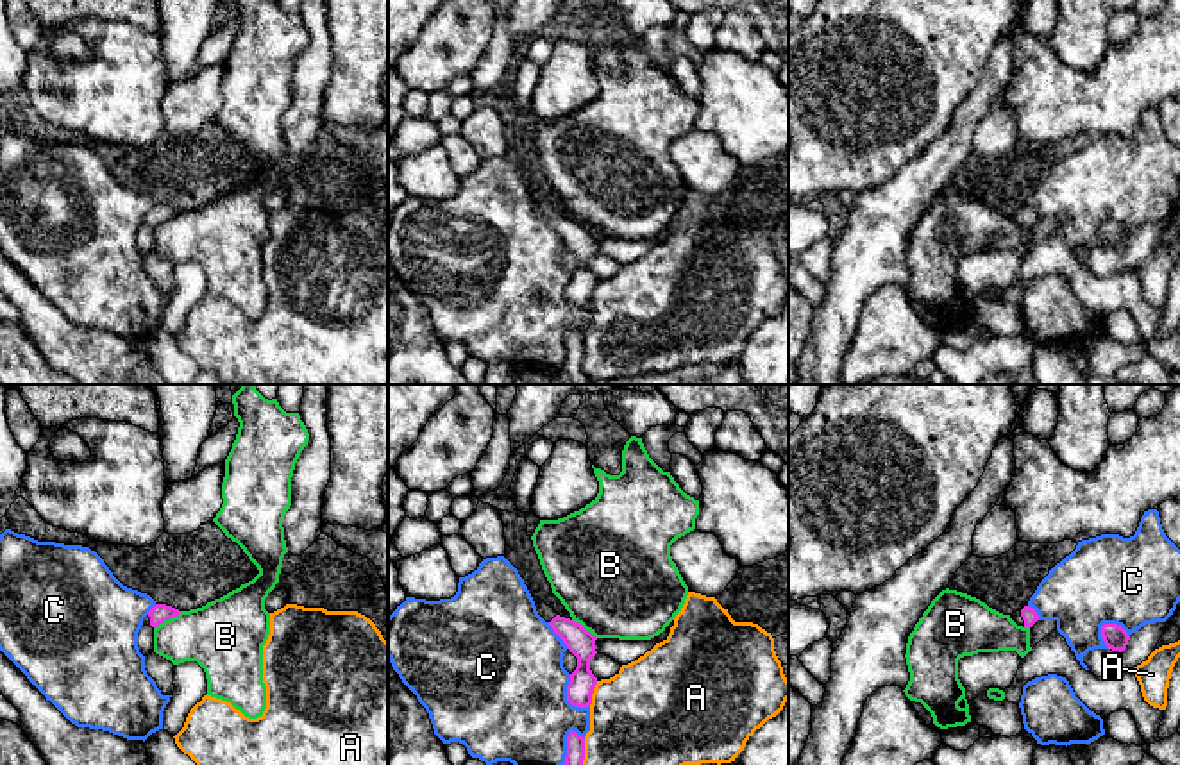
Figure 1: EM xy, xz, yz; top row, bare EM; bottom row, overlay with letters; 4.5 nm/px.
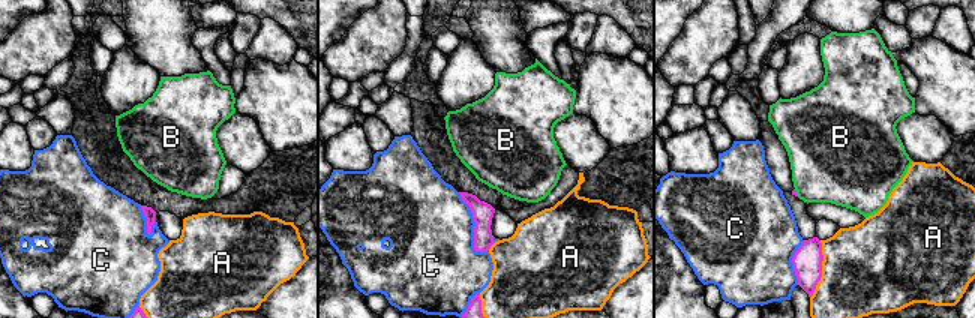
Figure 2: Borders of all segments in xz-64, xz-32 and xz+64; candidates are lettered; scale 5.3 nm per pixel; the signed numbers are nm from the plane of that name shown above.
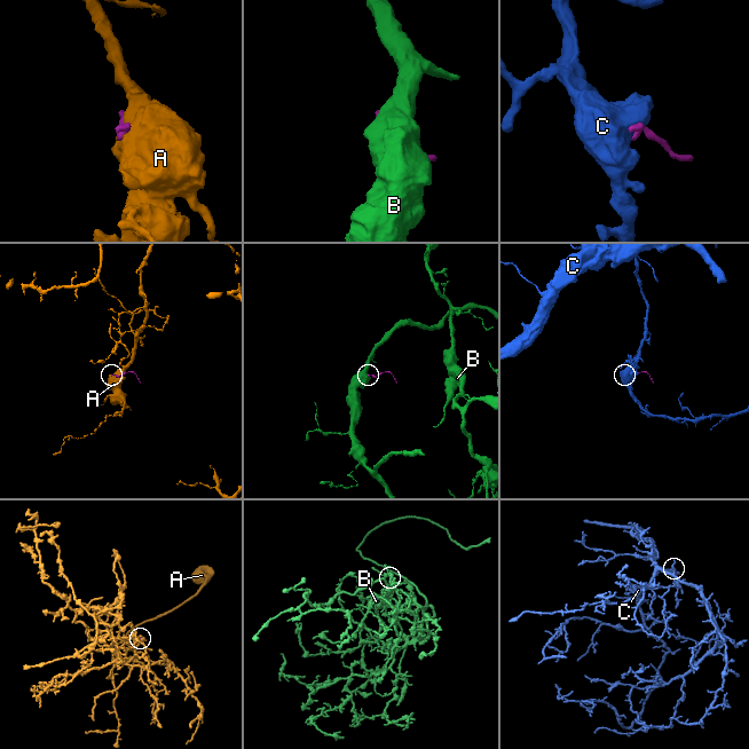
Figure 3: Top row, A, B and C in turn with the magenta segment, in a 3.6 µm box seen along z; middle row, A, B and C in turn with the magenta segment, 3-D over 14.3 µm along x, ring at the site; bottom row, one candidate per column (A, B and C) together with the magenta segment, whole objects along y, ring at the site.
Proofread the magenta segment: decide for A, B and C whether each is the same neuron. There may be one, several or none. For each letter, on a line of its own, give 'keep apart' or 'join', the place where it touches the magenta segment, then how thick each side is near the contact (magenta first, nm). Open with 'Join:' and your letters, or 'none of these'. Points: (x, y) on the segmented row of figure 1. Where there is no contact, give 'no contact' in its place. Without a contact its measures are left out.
Join: none of these
A: keep apart; meets magenta in xz at (583, 751); 80 nm thick on the magenta side, 360 nm on the other
B: keep apart; meets magenta in xy at (167, 619); 80 nm thick on the magenta side, 300 nm on the other
C: keep apart; meets magenta in yz at (1116, 624); 110 nm thick on the magenta side, 400 nm on the other

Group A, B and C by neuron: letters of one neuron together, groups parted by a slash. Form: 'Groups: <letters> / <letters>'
Groups: A / B / C

